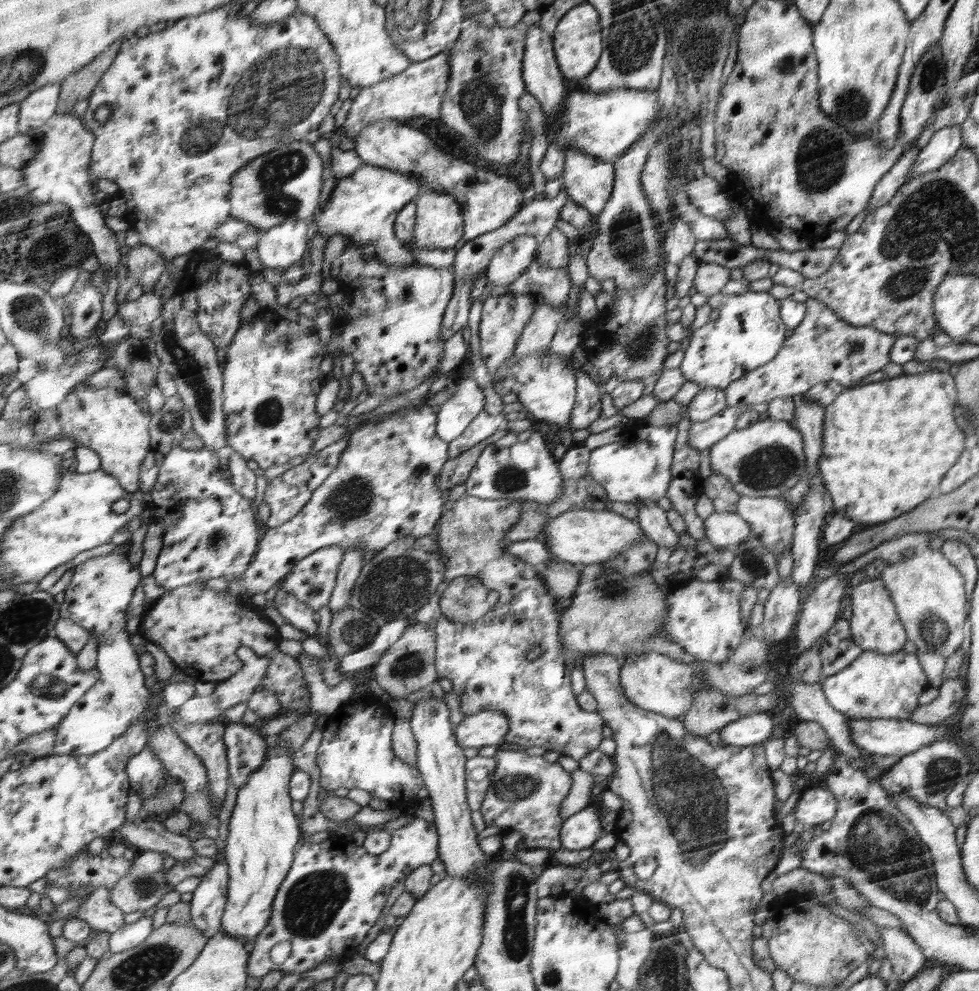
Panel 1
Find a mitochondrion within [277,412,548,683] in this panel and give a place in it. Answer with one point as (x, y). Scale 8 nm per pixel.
(398, 583)

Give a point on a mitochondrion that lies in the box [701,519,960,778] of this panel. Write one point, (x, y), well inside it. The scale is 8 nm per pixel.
(934, 631)

